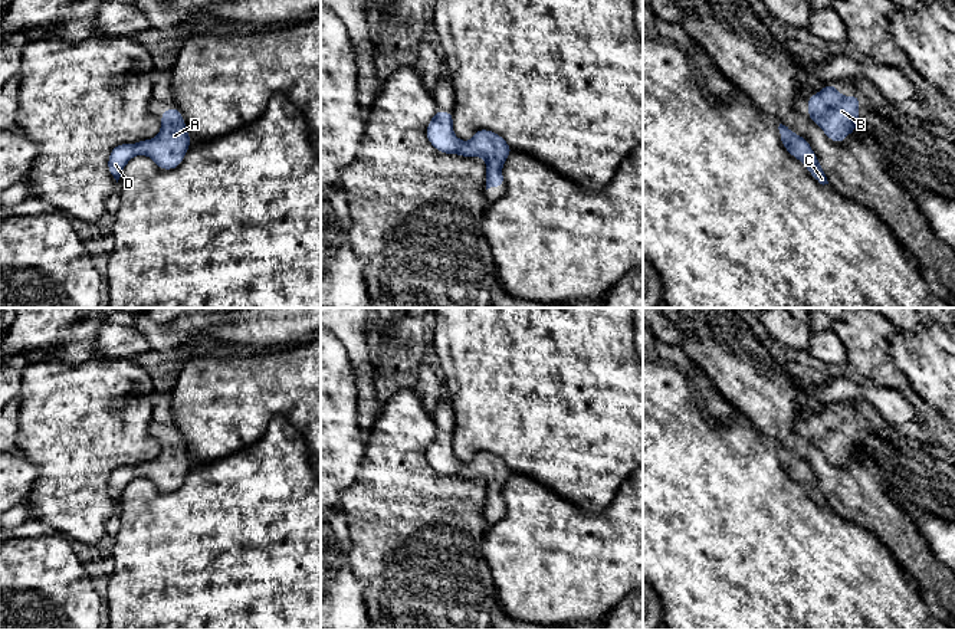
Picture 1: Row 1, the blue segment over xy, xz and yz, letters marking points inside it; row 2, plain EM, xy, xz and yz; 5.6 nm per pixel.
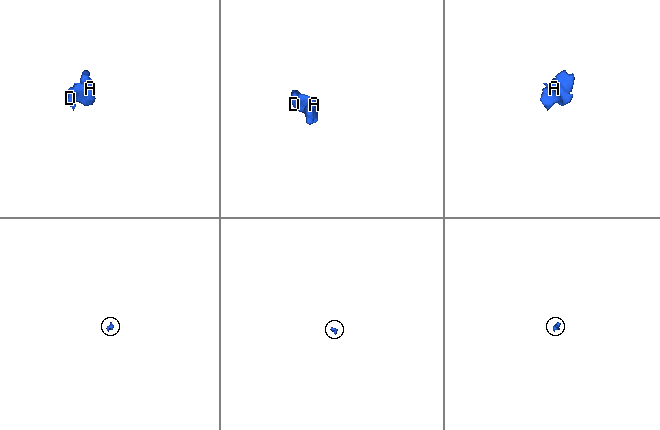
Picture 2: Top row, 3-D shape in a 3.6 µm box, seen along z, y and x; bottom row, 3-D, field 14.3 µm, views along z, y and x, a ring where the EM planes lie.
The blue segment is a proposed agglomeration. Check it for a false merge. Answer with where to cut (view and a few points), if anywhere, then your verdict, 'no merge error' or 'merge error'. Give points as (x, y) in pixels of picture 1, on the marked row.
cut none; no merge error

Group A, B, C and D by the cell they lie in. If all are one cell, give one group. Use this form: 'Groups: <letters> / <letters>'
Groups: A B C D

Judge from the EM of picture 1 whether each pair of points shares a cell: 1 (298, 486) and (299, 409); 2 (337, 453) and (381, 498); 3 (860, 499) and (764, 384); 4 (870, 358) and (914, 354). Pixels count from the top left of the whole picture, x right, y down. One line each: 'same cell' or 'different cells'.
1: different cells
2: different cells
3: same cell
4: different cells

